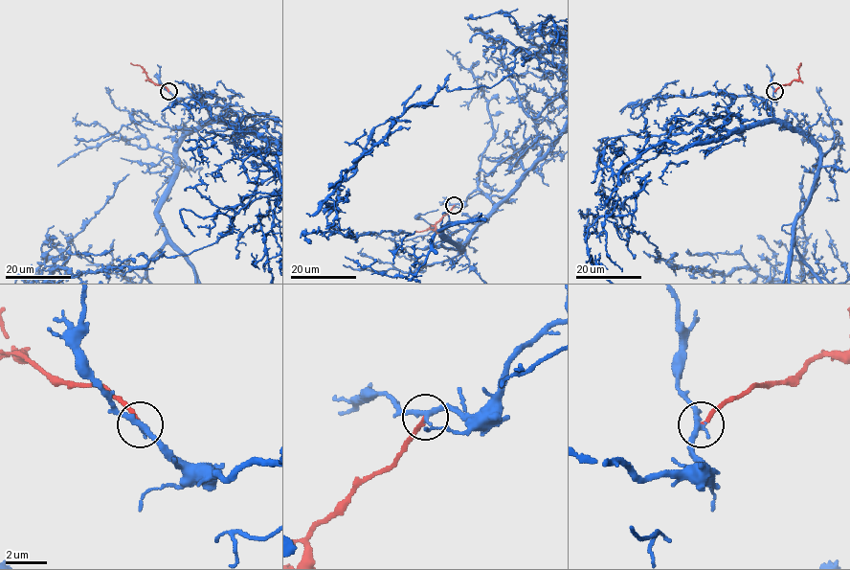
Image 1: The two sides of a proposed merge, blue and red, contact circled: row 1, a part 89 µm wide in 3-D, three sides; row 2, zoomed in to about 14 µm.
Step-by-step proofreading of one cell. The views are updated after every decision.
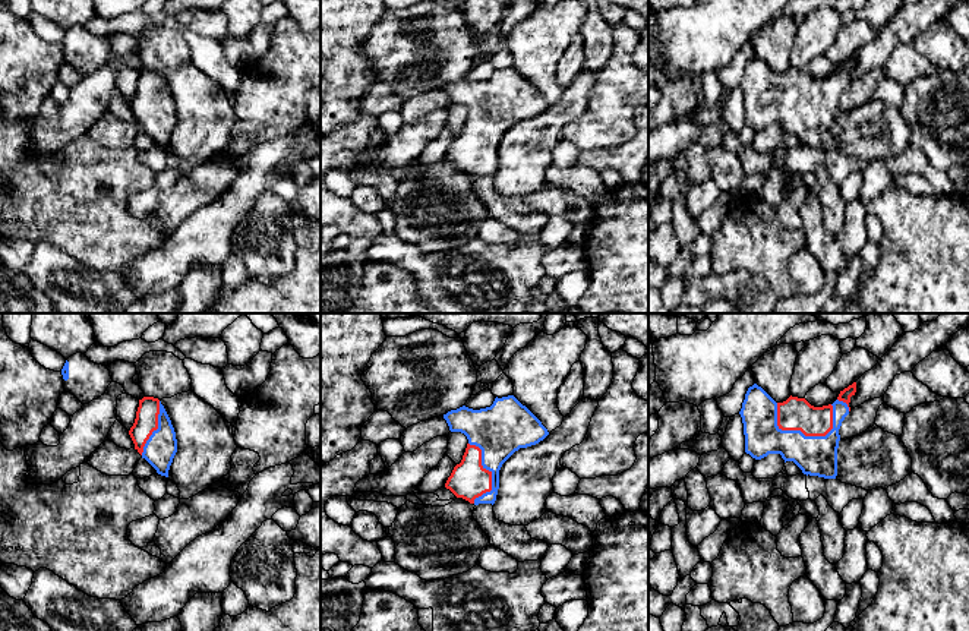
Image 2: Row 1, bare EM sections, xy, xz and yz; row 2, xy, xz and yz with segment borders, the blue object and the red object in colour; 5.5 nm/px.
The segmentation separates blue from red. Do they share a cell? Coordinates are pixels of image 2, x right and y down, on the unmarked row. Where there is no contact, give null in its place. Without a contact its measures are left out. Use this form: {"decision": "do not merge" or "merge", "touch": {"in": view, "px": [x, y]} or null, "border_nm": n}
{"decision": "merge", "touch": {"in": "yz", "px": [795, 103]}, "border_nm": 340}

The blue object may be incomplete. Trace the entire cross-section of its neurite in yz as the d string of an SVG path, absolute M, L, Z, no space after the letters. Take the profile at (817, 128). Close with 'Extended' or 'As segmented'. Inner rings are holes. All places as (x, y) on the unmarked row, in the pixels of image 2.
M856 54L840 63L833 76L814 79L805 70L776 75L761 59L748 60L739 83L745 124L755 132L780 126L804 146L824 151L837 148L839 101L849 86Z. Extended

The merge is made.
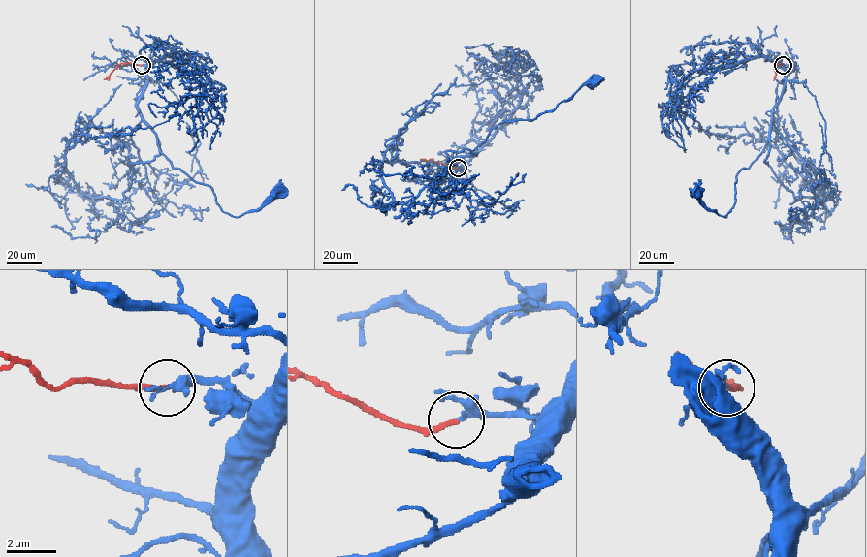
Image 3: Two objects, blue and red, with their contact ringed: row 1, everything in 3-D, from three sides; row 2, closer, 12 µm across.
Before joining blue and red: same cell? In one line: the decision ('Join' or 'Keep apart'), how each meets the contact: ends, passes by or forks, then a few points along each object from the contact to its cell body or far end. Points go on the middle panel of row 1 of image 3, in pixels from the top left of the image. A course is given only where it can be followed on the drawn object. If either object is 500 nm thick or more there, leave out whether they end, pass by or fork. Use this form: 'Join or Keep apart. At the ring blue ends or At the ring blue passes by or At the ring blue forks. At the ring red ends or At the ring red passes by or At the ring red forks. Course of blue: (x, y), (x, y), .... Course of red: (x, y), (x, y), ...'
Join. At the ring blue forks. At the ring red ends. Course of blue: (458, 168), (463, 170), (453, 160), (471, 153), (501, 122), (534, 119), (592, 82). Course of red: (458, 168), (420, 159)

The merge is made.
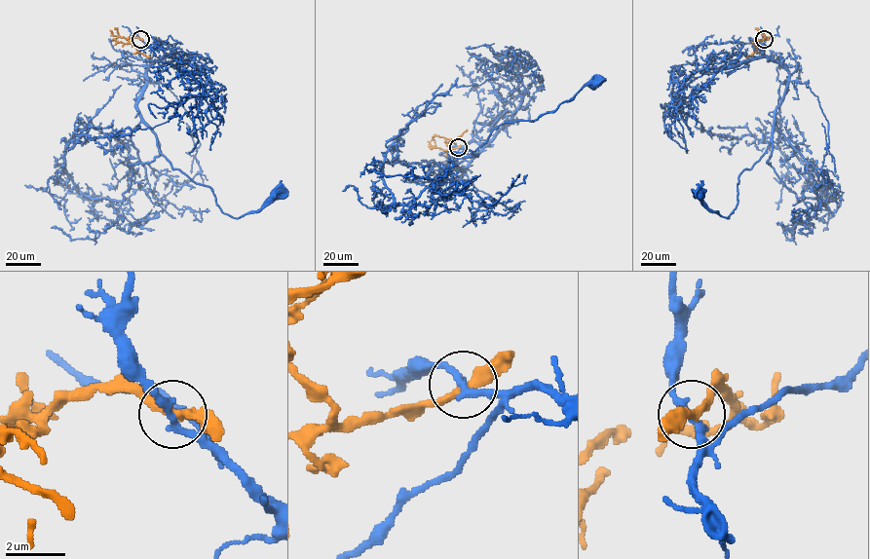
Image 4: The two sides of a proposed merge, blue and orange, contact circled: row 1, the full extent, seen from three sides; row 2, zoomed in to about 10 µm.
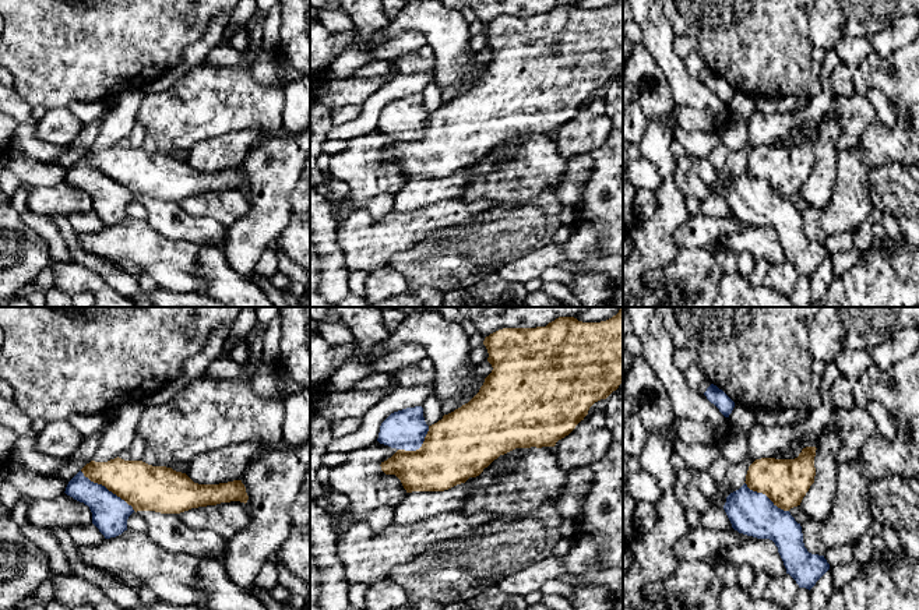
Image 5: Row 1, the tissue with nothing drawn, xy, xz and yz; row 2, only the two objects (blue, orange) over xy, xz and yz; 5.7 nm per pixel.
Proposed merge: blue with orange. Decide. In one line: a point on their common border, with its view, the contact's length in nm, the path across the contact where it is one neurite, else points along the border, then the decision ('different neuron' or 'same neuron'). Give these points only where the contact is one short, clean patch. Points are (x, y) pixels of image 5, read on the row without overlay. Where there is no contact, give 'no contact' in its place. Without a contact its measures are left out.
contact xy (106, 176); length 400 nm; different neuron

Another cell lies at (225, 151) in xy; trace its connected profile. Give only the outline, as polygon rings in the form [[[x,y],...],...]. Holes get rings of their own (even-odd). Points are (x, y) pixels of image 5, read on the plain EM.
[[[261,130],[230,131],[205,138],[190,148],[186,161],[198,172],[240,168],[247,154],[265,138]]]

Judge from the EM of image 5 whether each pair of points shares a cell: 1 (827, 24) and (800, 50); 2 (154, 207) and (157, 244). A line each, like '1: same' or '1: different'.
1: different
2: different

